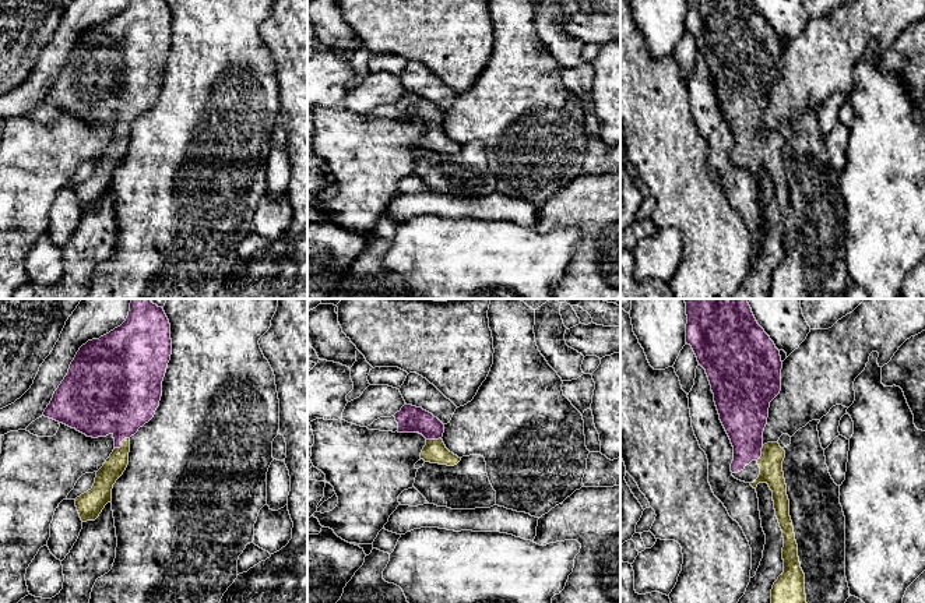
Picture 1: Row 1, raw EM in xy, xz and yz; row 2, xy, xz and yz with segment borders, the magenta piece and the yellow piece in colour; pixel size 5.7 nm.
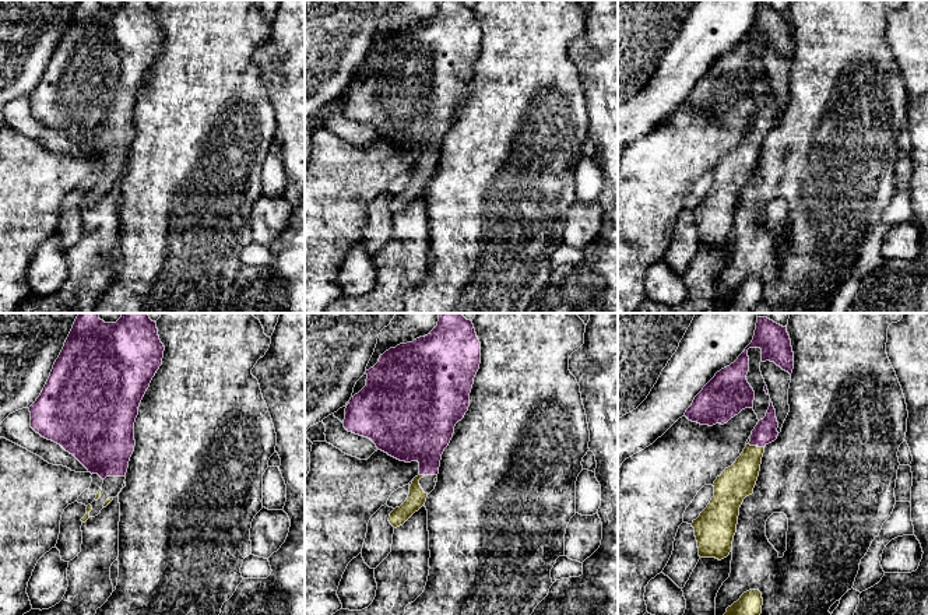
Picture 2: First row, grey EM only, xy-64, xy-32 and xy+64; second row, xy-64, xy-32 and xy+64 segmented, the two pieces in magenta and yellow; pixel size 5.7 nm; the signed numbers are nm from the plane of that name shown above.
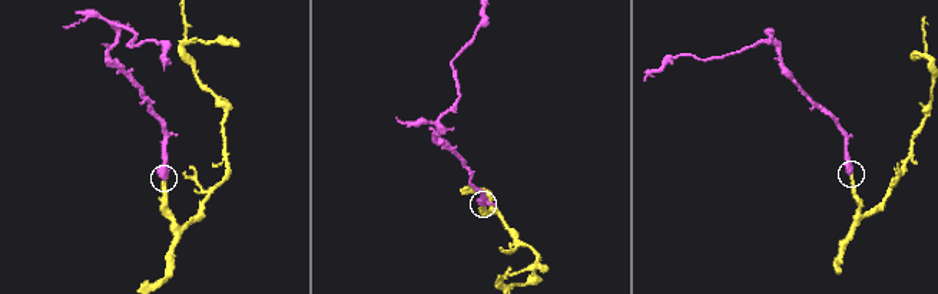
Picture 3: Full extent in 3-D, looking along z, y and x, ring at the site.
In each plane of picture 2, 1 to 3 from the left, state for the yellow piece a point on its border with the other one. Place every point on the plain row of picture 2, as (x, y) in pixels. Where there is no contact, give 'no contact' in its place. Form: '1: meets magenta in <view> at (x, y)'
1: no contact
2: meets magenta in xy-32 at (422, 161)
3: meets magenta in xy+64 at (756, 132)

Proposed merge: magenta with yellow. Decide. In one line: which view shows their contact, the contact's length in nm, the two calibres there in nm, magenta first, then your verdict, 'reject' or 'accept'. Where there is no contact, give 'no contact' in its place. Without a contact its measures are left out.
xy | 110 nm | 400/120 nm | accept

